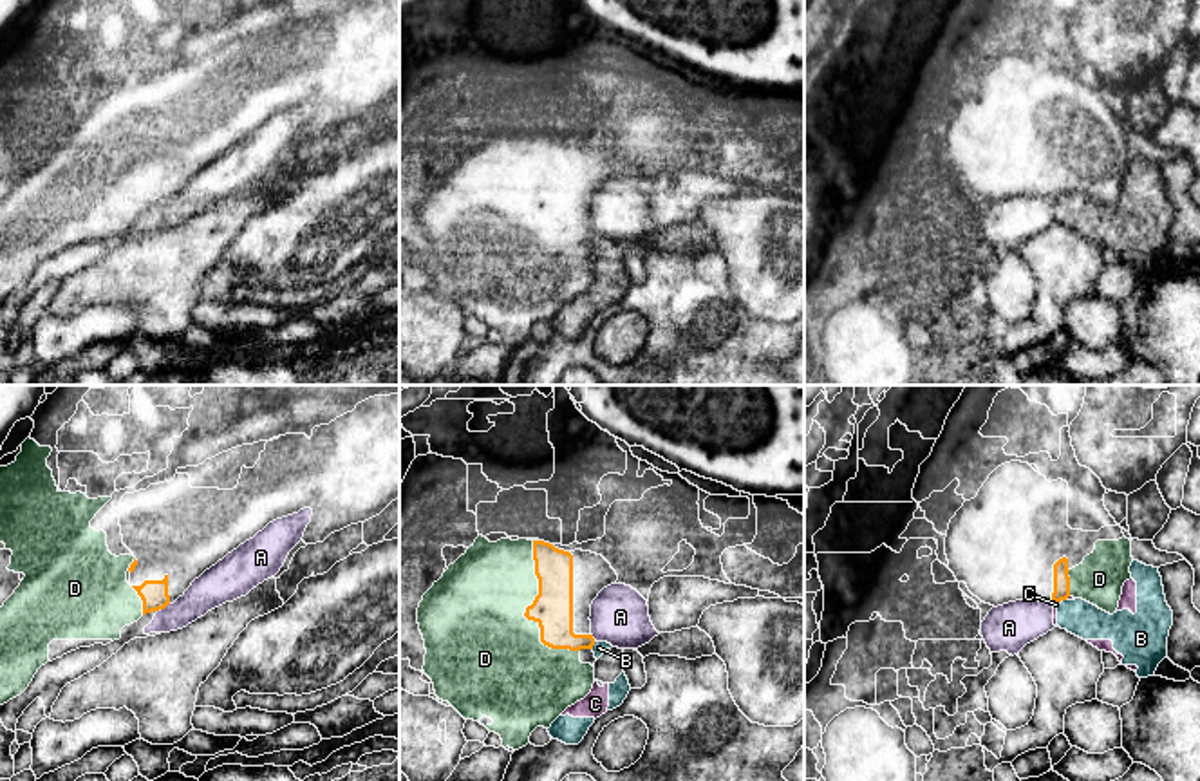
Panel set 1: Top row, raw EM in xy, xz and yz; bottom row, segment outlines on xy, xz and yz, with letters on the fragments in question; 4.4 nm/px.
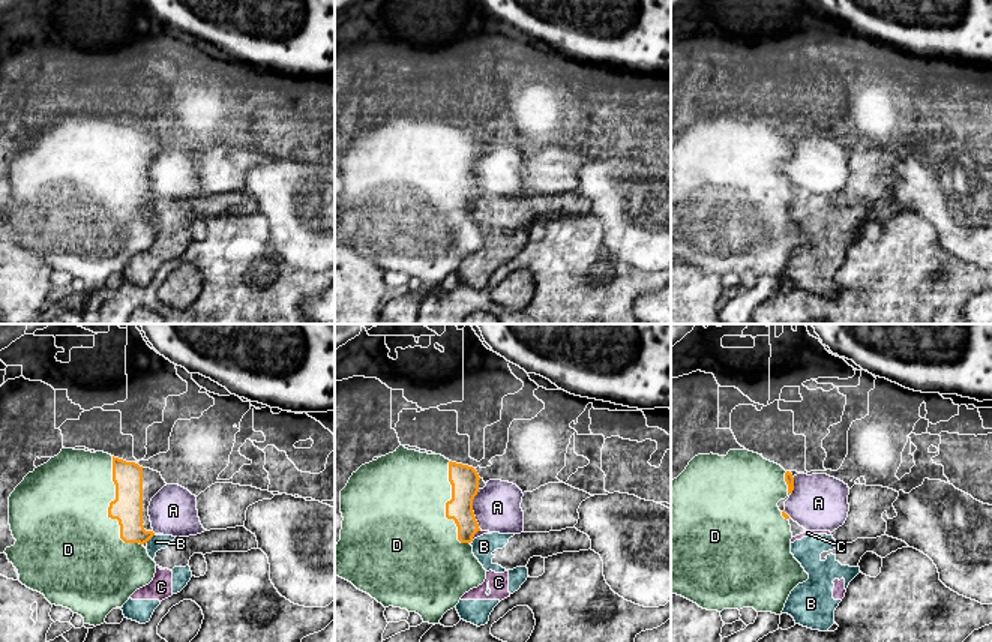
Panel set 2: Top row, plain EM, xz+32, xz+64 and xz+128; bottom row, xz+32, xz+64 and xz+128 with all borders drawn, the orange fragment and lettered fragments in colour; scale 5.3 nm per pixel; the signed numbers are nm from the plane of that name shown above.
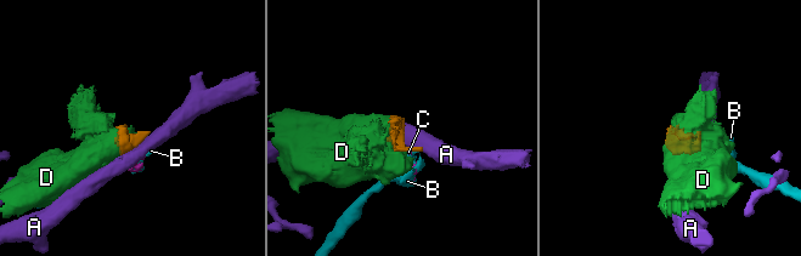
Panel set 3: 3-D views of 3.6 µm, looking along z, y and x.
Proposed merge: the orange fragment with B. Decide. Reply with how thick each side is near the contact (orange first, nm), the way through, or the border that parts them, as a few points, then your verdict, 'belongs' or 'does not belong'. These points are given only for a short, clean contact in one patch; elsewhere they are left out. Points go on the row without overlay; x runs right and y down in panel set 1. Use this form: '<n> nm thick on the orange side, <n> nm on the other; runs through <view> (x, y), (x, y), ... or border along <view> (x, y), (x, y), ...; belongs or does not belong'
180 nm thick on the orange side, 60 nm on the other; border along xz (595, 237), (591, 243); does not belong

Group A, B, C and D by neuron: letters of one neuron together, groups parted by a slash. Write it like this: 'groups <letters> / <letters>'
groups A / B C / D

